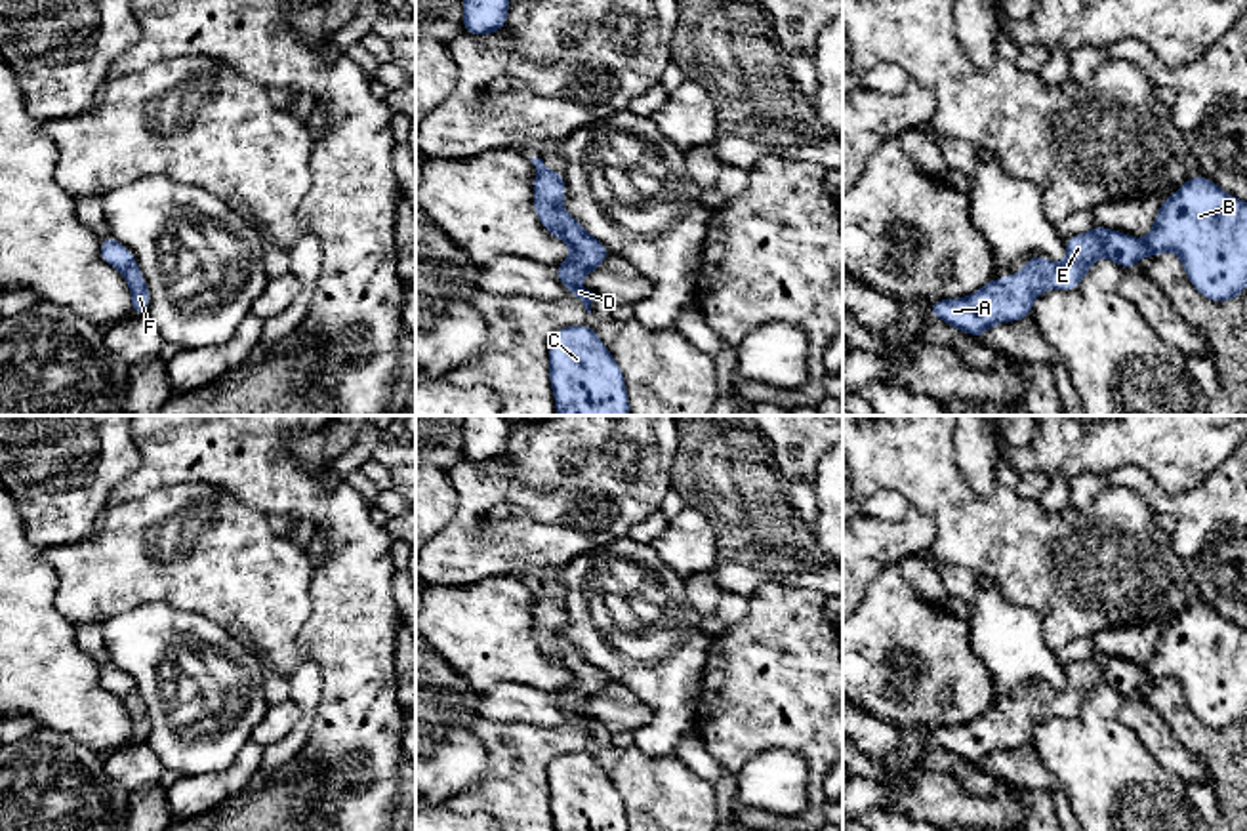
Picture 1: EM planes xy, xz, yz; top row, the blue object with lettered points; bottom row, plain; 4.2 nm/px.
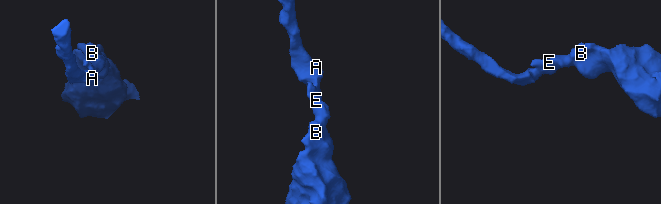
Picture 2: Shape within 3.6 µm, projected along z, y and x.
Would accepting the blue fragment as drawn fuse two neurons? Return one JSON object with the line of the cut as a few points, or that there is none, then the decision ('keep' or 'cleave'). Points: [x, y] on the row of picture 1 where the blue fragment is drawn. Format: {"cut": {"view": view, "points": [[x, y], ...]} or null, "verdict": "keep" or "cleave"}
{"cut": null, "verdict": "keep"}

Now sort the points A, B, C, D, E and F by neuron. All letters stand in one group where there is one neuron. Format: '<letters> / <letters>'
A B C D E F

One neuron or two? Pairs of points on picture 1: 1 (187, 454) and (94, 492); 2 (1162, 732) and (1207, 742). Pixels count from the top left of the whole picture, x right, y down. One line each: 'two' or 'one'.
1: two
2: two

